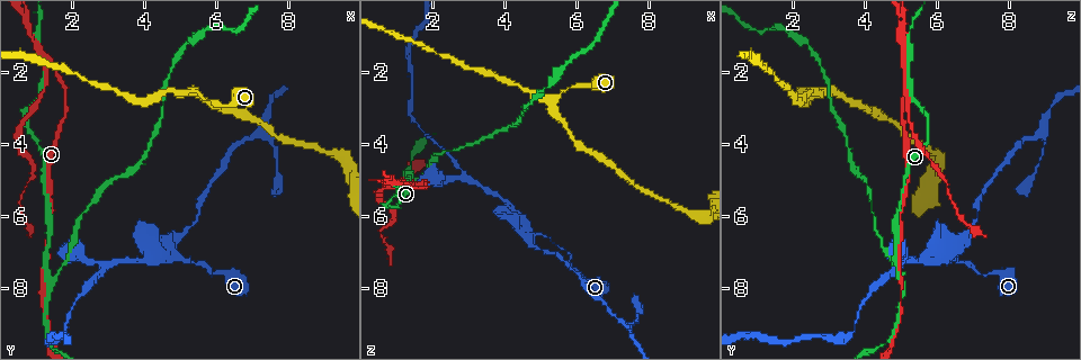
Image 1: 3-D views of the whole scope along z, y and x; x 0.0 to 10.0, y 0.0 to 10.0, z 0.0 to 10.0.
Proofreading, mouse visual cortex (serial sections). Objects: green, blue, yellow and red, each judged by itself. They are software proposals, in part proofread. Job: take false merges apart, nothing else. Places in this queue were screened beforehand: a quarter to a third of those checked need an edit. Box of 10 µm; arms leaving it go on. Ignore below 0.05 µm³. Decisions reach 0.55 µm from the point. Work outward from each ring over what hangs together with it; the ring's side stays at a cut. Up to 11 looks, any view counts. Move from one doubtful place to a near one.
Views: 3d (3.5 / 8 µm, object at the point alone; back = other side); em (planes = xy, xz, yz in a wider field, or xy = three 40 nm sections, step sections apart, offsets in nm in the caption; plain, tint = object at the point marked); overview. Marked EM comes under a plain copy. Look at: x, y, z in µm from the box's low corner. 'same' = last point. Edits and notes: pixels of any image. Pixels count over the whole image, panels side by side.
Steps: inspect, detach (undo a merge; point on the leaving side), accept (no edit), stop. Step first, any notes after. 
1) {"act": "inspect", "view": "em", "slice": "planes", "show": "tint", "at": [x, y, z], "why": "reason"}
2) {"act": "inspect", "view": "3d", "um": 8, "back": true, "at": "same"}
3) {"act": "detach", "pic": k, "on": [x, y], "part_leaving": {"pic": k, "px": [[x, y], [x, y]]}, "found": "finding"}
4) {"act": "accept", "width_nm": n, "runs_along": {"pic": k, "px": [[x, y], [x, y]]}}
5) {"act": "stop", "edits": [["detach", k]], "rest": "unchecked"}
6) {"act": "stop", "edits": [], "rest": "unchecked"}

{"act": "inspect", "view": "3d", "um": 3.5, "at": [5.30, 2.55, 2.80], "why": "sudden change in width"}

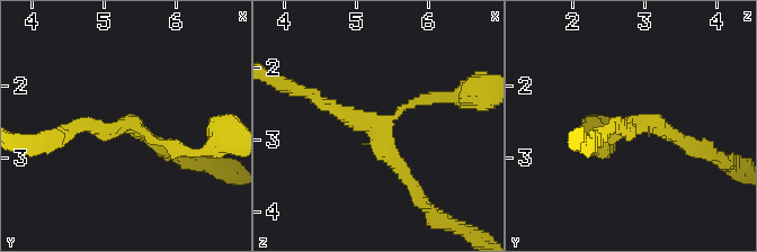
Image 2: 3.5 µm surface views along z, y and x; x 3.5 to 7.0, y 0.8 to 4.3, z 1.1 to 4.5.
{"act": "inspect", "view": "em", "slice": "xy", "step": 2, "show": "tint", "at": [5.35, 2.55, 2.80], "arms": 3, "arm_widths_nm": [150, 200, 200], "why": "shape alone is not enough"}

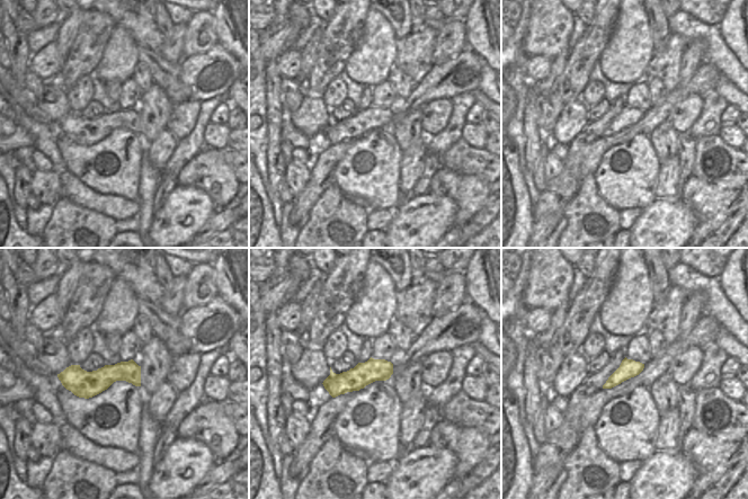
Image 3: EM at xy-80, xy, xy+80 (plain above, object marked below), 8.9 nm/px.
{"act": "inspect", "view": "em", "slice": "xy", "step": 5, "show": "tint", "at": "same"}

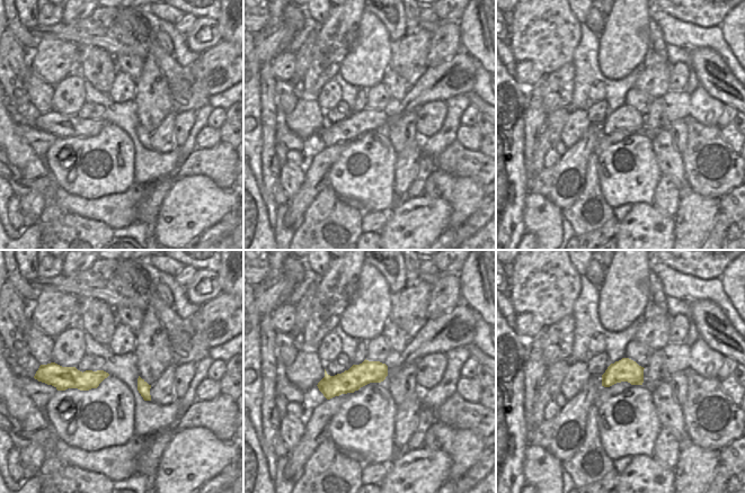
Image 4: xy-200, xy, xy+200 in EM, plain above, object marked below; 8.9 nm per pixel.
{"act": "accept", "width_nm": 200, "runs_along": {"pic": 2, "px": [[600, 151], [629, 124], [693, 147]]}, "found": "all the same cell"}

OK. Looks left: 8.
{"act": "inspect", "view": "3d", "um": 3.5, "at": [4.70, 6.95, 6.55], "why": "three-way junction"}

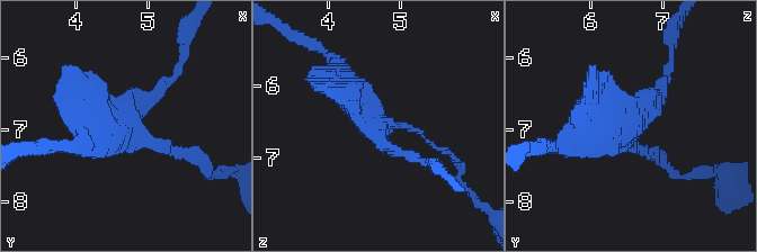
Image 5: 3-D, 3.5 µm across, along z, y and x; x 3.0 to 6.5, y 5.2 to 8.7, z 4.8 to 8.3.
{"act": "inspect", "view": "em", "slice": "xy", "step": 1, "show": "tint", "at": [4.75, 6.95, 6.55], "arms": 3, "arm_widths_nm": [100, 150, 450], "why": "shape alone is not enough"}

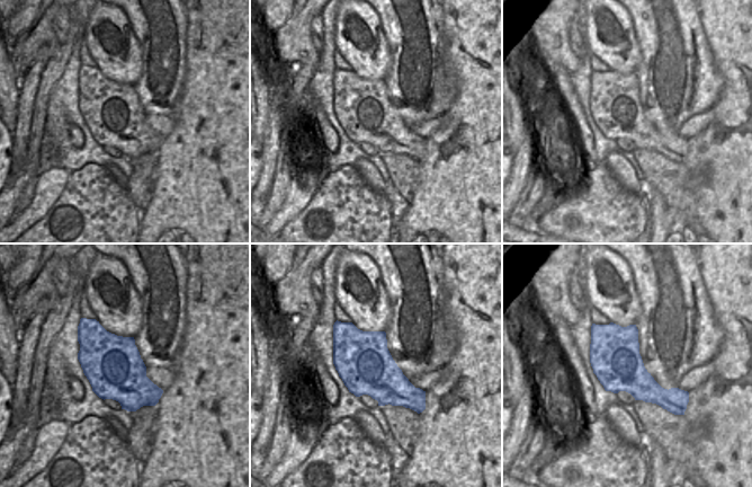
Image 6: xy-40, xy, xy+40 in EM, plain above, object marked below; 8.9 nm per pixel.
{"act": "accept", "runs_along": {"pic": 5, "px": [[439, 151], [411, 127], [380, 125], [338, 68]]}, "found": "continuous, no second cell"}

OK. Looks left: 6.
{"act": "inspect", "view": "3d", "um": 3.5, "at": [1.45, 1.85, 5.15], "why": "two arms in line, one across"}

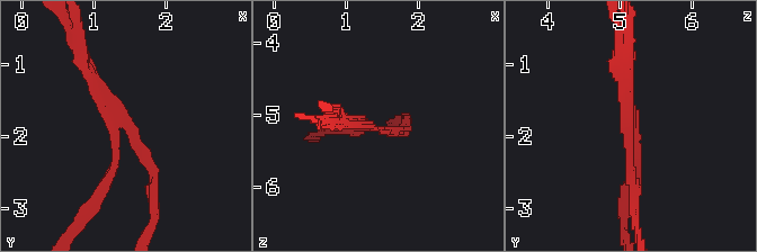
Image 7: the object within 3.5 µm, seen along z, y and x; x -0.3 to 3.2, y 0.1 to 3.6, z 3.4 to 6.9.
{"act": "inspect", "view": "em", "slice": "xy", "step": 3, "show": "tint", "at": [1.40, 1.80, 5.20], "arms": 3, "arm_widths_nm": [150, 150, 200], "why": "need the tissue"}

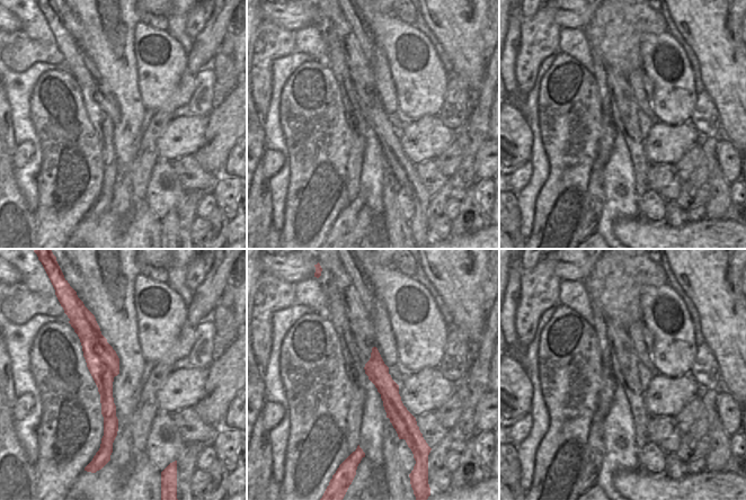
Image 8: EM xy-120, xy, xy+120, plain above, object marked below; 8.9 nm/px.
{"act": "inspect", "view": "em", "slice": "planes", "show": "tint", "at": "same"}

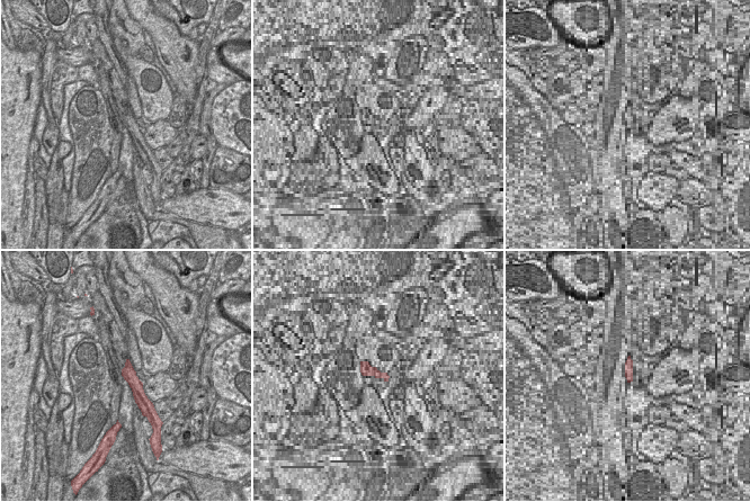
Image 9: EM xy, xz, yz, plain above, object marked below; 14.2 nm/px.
{"act": "detach", "pic": 7, "on": [113, 167], "found": "a second cell is stuck on"}

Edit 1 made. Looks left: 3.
{"act": "inspect", "view": "3d", "um": 3.5, "at": [1.50, 7.80, 5.00], "why": "branch point"}

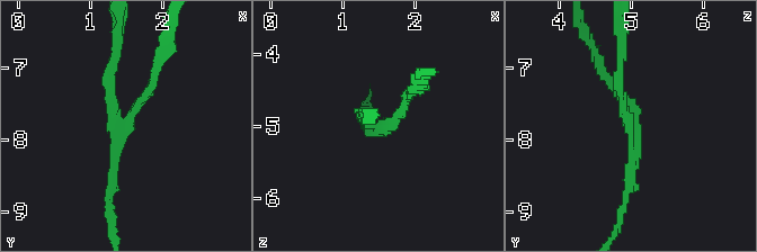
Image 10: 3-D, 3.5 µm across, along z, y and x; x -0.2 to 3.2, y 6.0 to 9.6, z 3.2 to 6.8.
{"act": "inspect", "view": "em", "slice": "xy", "step": 1, "show": "tint", "at": [1.50, 7.75, 5.00], "arms": 3, "arm_widths_nm": [100, 150, 150], "why": "now the EM"}

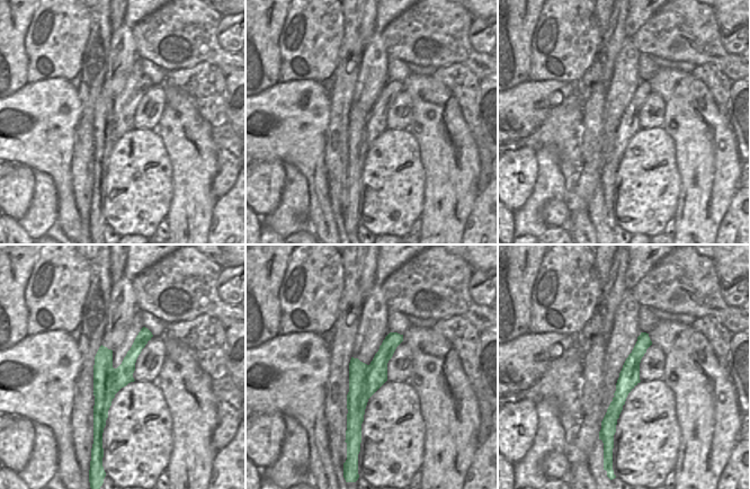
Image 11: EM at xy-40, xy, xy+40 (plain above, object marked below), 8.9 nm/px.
{"act": "inspect", "view": "em", "slice": "planes", "show": "tint", "at": "same", "why": "another direction"}

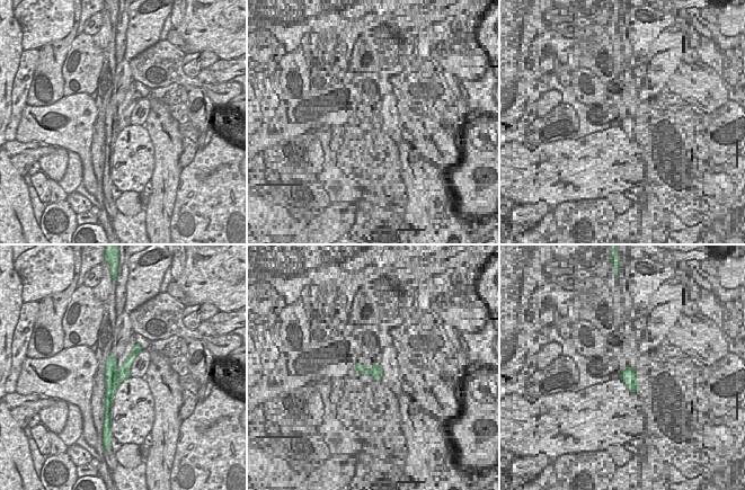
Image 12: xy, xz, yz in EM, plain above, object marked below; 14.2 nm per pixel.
{"act": "detach", "pic": 10, "on": [149, 92], "width_nm": 300, "part_leaving": {"pic": 10, "px": [[126, 122], [151, 88], [168, 36]]}, "found": "a second cell is stuck on"}

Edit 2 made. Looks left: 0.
{"act": "stop", "edits": [["detach", 7], ["detach", 10]], "rest": "unchecked"}

